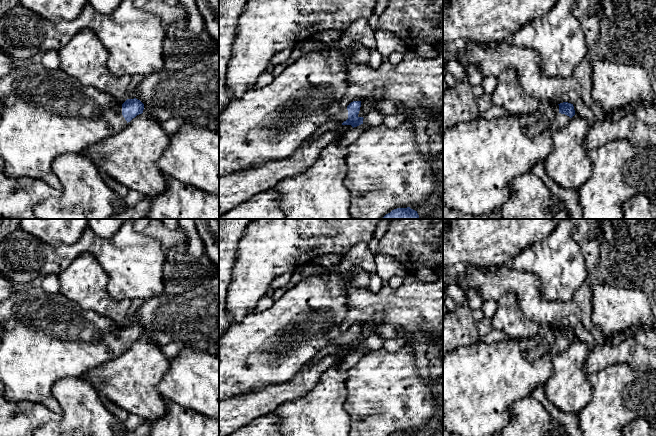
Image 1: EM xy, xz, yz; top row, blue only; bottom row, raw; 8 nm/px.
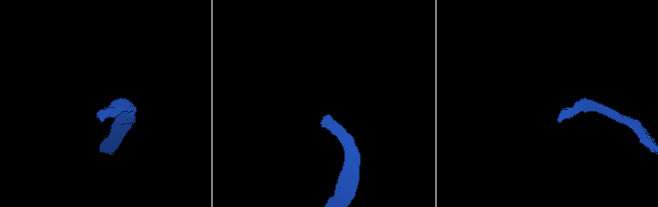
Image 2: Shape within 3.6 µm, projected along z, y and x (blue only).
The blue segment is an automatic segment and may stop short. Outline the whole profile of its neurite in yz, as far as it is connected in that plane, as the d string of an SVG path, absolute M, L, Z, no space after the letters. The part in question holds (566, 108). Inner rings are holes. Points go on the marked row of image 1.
M568 102L554 104L554 109L555 118L534 136L529 136L527 130L540 121L540 113L525 117L510 114L492 119L478 117L457 123L446 130L443 133L443 205L472 215L490 211L497 212L511 197L512 181L519 175L531 172L536 163L547 159L552 151L552 134L567 126L575 115L573 104Z

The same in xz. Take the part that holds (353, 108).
M339 40L330 42L326 44L326 50L309 52L287 66L269 85L258 89L251 88L239 99L231 99L219 115L219 178L230 172L255 168L286 158L328 122L341 122L342 125L351 125L353 128L363 124L364 118L358 116L361 101L353 101L347 107L342 105L347 90L347 63L354 55L355 44L359 43L353 41L350 44L347 56L339 49Z

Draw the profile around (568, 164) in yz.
M574 115L567 126L552 134L552 151L544 161L547 174L564 189L579 189L592 175L584 146L588 121Z

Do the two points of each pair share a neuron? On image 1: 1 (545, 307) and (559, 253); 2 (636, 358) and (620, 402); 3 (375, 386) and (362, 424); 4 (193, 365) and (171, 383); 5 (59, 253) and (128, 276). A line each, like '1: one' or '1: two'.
1: two
2: two
3: one
4: one
5: one

